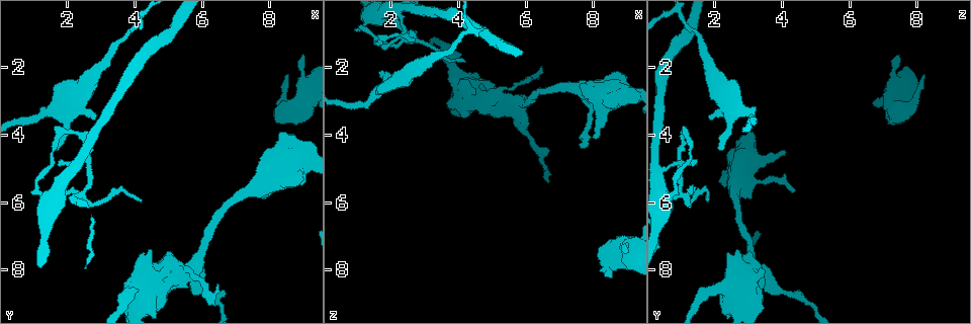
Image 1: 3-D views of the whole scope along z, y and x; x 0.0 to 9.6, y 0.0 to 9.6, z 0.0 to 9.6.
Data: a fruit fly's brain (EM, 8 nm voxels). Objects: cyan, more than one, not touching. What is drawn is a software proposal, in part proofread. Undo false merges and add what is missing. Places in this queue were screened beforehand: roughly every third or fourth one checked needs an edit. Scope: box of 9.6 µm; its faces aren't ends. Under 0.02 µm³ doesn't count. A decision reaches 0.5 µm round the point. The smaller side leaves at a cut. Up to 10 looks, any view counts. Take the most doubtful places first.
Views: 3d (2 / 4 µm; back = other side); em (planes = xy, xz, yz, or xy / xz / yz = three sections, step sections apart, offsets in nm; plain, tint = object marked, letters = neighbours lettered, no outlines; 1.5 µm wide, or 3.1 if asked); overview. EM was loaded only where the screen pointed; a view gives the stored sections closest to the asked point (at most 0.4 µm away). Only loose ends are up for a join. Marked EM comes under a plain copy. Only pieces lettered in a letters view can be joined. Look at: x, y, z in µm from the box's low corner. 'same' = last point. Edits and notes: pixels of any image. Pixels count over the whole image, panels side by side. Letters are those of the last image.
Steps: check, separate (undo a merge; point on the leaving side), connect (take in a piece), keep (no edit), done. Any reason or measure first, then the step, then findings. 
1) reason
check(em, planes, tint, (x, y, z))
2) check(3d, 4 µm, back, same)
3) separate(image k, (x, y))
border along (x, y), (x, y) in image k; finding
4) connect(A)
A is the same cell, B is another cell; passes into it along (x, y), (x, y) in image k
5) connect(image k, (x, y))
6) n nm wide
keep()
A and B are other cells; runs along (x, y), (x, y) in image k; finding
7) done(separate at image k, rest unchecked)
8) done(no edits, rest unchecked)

stops while still wide
check(em, planes, letters, (1.65, 2.60, 2.75))

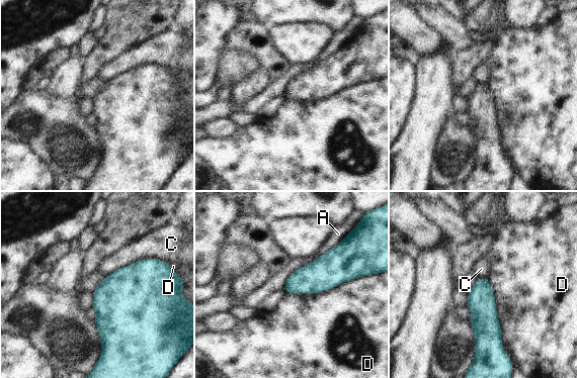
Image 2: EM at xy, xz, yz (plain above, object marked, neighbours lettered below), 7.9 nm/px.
220 nm wide
keep()
A, C and D are other cells; border along (487, 277), (509, 357) in image 2; no lettered piece goes on from it

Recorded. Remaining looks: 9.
an open end
check(em, planes, letters, (4.40, 7.35, 2.70))

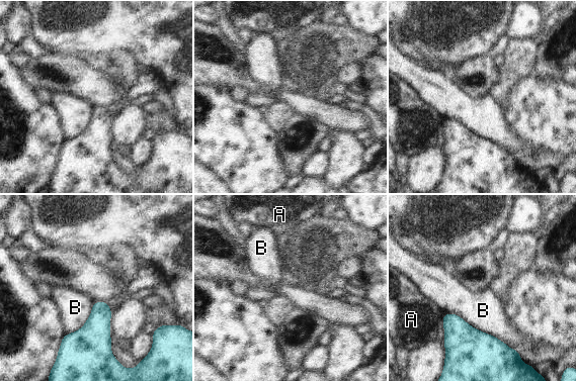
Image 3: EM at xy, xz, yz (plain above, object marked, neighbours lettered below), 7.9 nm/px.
keep()
A and B are other cells; border along (443, 312), (458, 314), (515, 350) in image 3; no lettered piece goes on from it

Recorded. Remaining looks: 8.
branch stops here
check(em, 3.1 µm, yz, step 8, letters, (9.00, 5.45, 2.50))

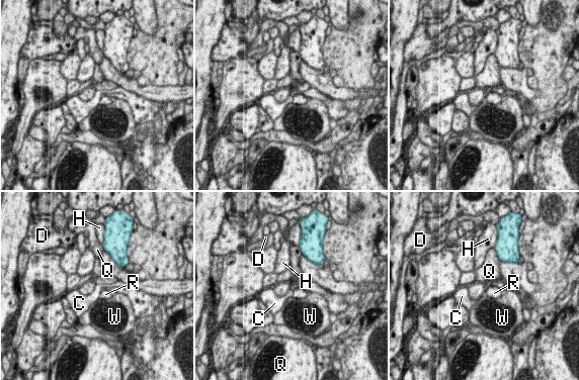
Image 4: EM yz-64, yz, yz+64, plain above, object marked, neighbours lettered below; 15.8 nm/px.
cut it another way
check(em, 3.1 µm, planes, letters, same)

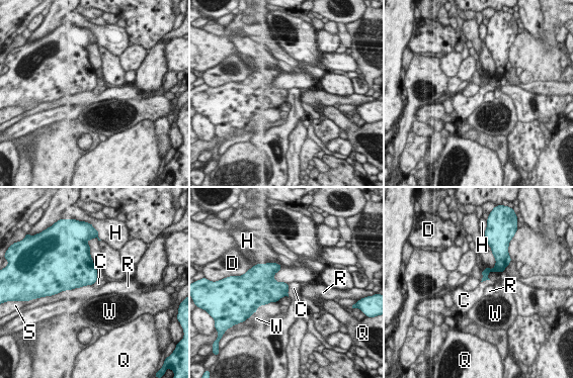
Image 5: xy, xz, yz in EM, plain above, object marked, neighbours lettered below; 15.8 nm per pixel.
keep()
C, D, H, Q, R, S and W are other cells; border along (281, 266), (273, 278), (288, 283) in image 5; no lettered piece goes on from it

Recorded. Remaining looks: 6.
free end
check(em, planes, letters, (7.60, 5.60, 4.40))

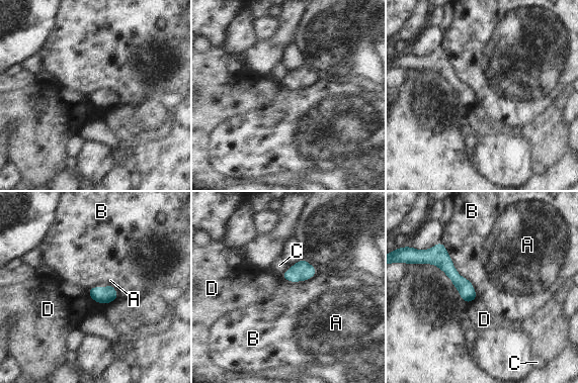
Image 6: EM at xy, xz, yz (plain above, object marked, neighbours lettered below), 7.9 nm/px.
B touches over 380 nm
keep()
A, B, C and D are other cells; runs along (443, 253), (443, 262), (473, 297) in image 6; none of them fits

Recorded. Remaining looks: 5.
done(no edits, rest unchecked)

